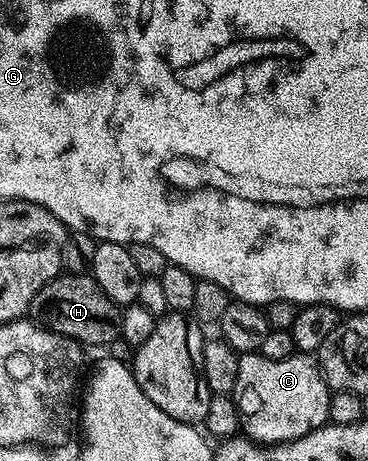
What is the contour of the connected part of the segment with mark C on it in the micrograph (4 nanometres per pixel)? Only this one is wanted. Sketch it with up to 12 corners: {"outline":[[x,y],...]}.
{"outline":[[240,354],[243,432],[280,445],[329,424],[315,356]]}

